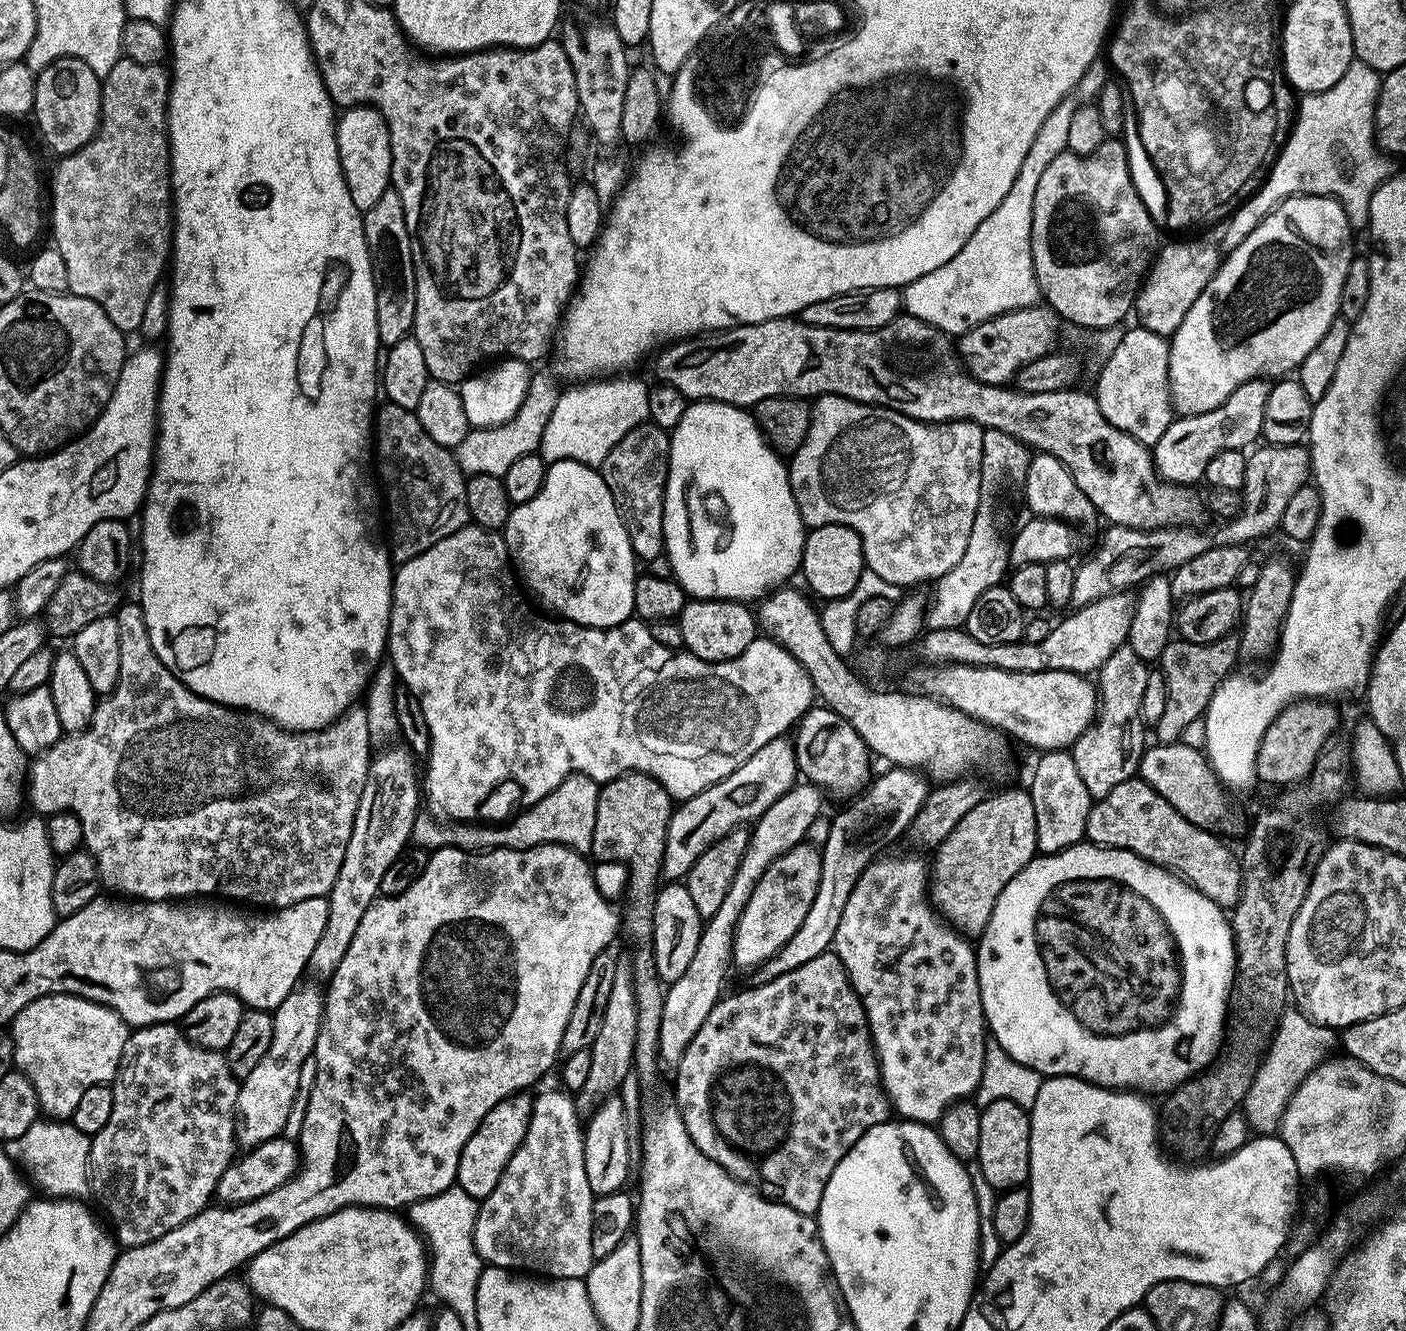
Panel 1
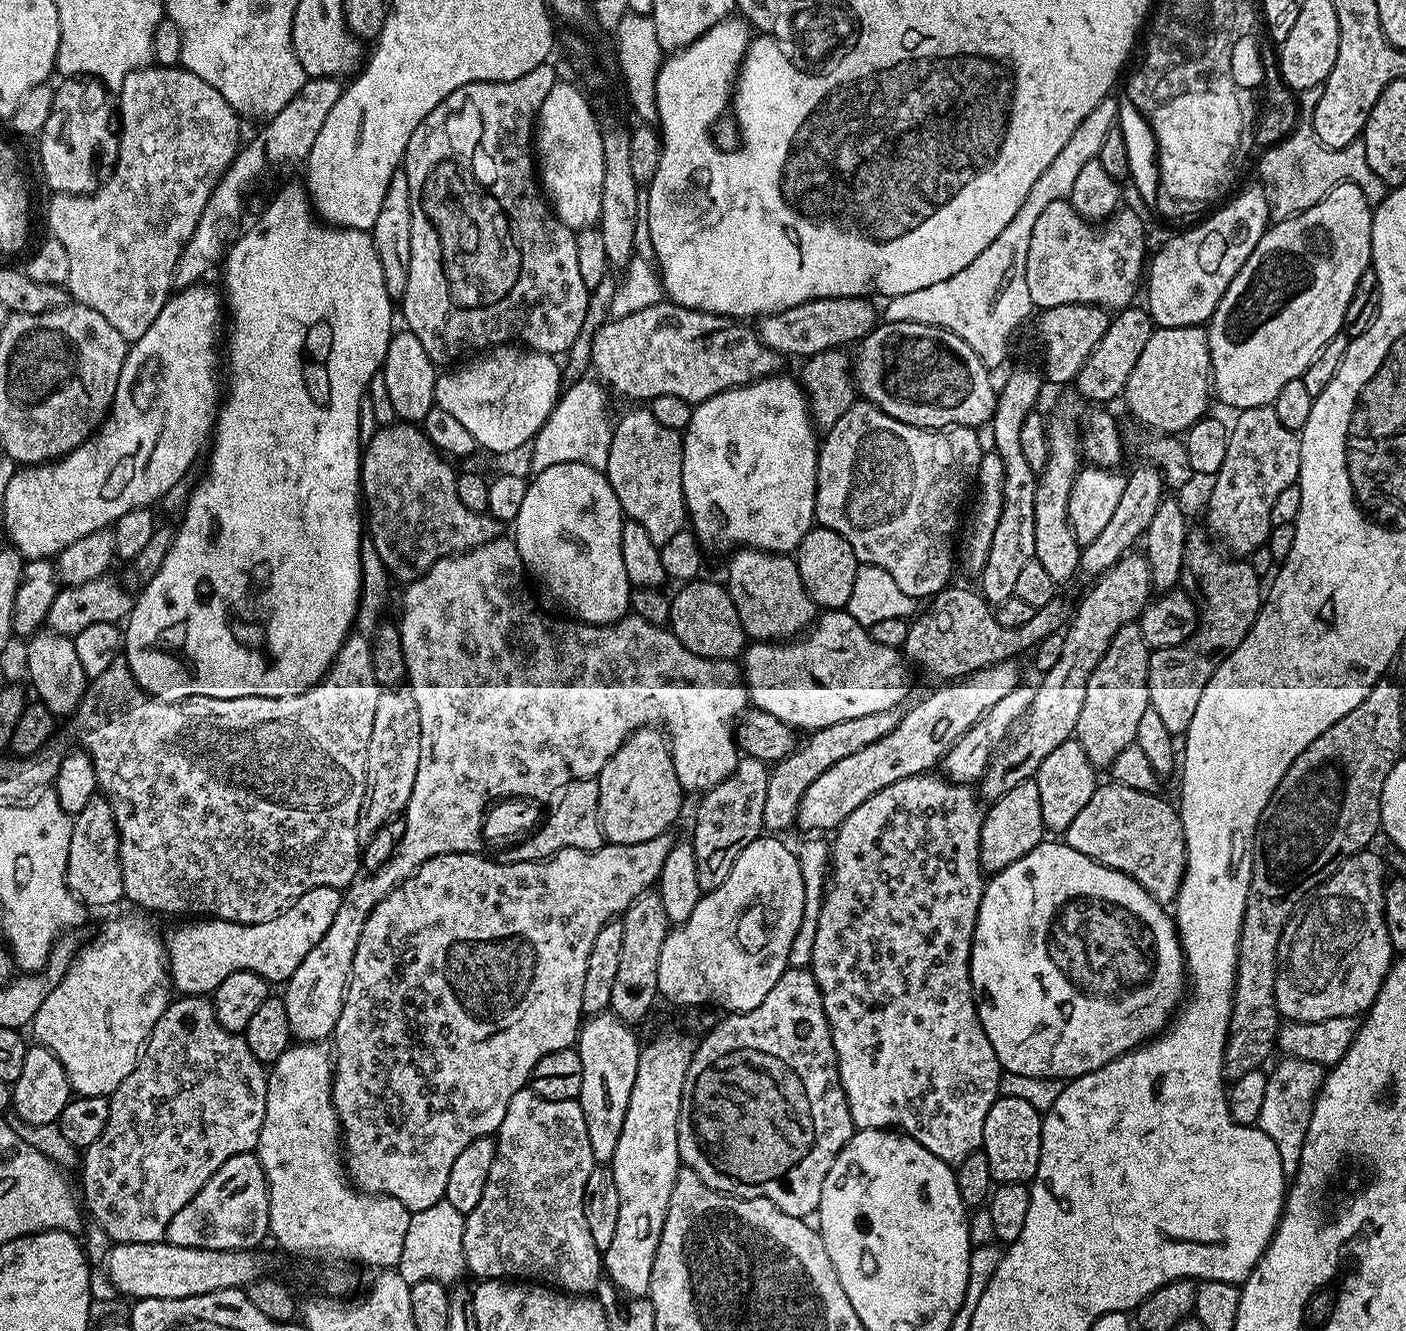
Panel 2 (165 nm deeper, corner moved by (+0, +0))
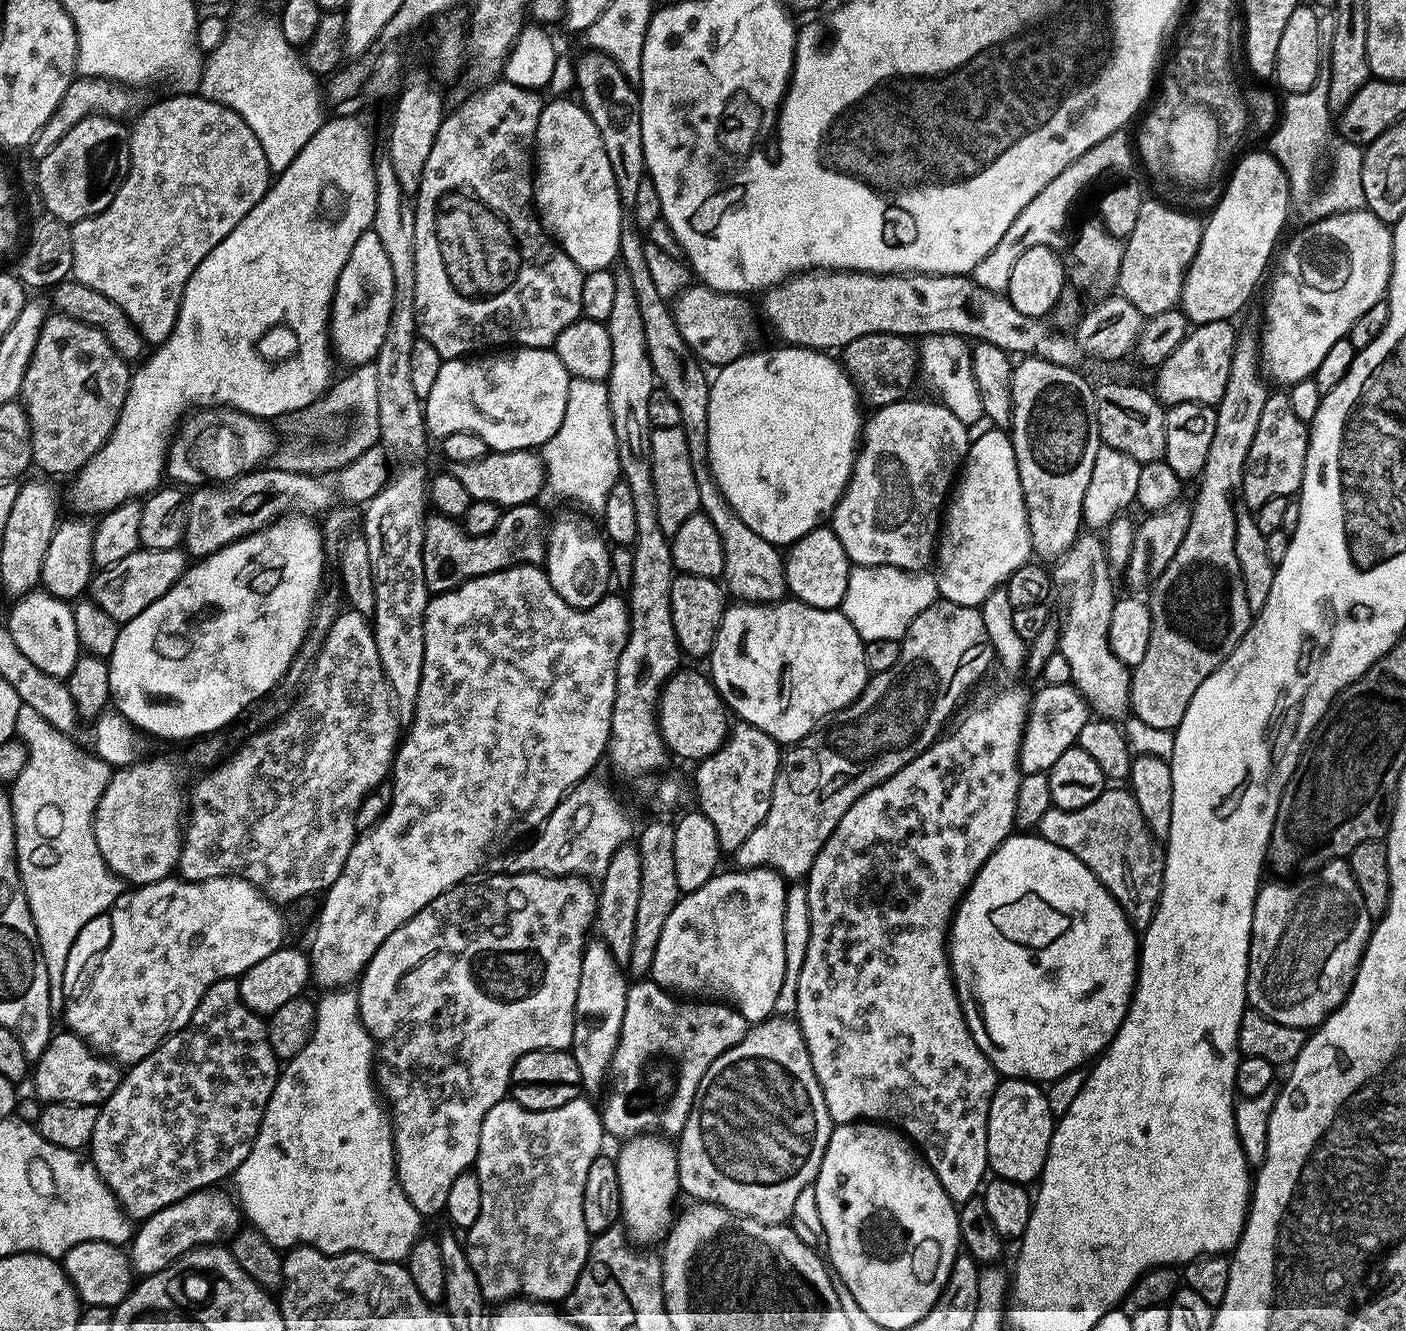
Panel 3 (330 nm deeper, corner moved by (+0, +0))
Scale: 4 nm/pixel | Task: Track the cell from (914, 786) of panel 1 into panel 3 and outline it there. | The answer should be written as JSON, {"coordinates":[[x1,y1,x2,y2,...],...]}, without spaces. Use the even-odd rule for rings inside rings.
{"coordinates":[[1044,684,1031,697,1028,706,1028,721,1024,723,1024,737,1020,743,1020,771,1024,774,1047,772,1076,744,1078,734,1082,734,1082,726,1090,718,1088,703,1077,690,1076,685,1063,684,1050,686]]}

